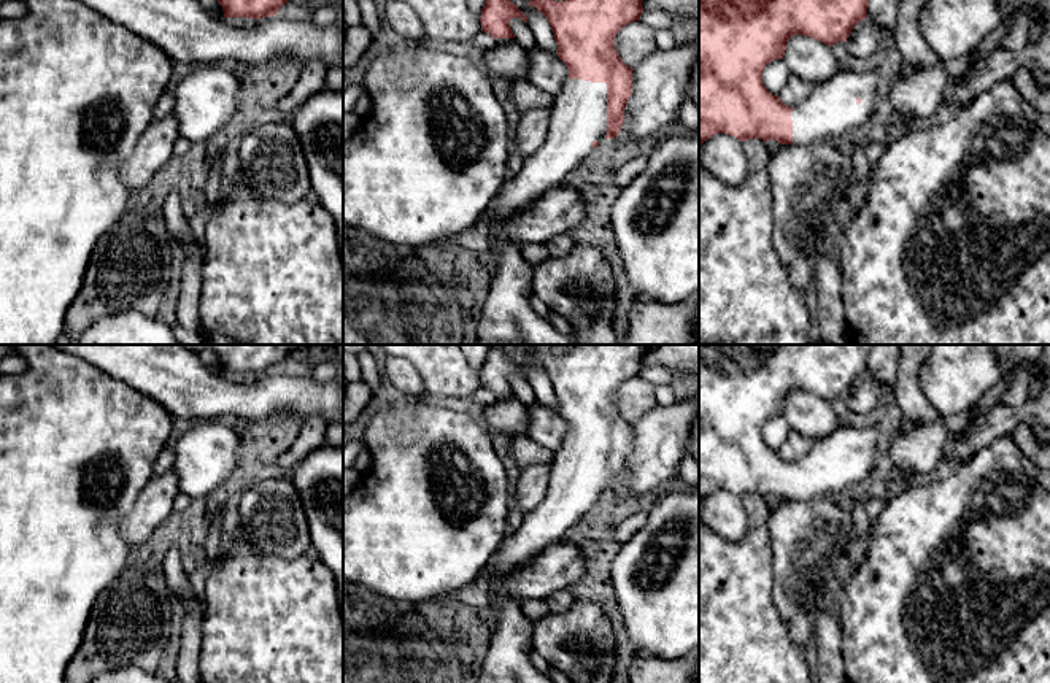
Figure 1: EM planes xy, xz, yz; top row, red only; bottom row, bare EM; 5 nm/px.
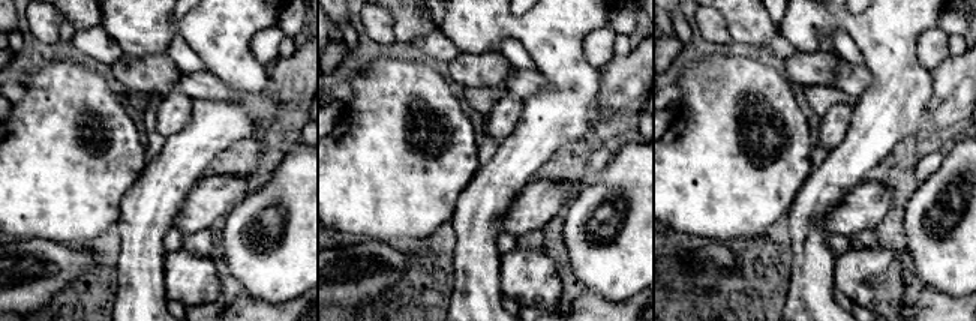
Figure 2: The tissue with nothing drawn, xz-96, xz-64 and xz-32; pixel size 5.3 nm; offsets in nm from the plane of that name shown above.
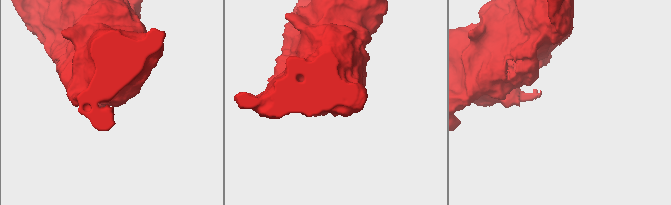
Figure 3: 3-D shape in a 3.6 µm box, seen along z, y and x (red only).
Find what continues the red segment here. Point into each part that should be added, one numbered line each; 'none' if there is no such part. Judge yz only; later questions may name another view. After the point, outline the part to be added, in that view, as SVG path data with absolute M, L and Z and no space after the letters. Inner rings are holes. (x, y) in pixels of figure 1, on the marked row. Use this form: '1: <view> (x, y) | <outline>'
1: yz (829, 113) | M864 70L842 71L815 86L802 103L793 106L793 145L856 140L875 110L878 84L878 75Z

